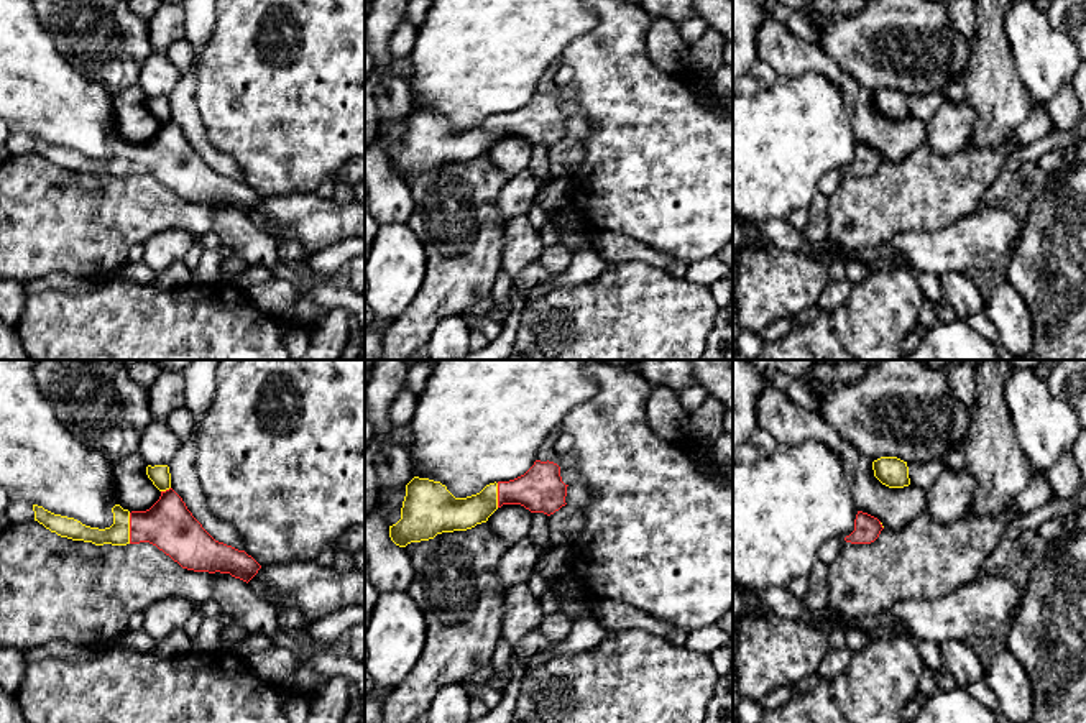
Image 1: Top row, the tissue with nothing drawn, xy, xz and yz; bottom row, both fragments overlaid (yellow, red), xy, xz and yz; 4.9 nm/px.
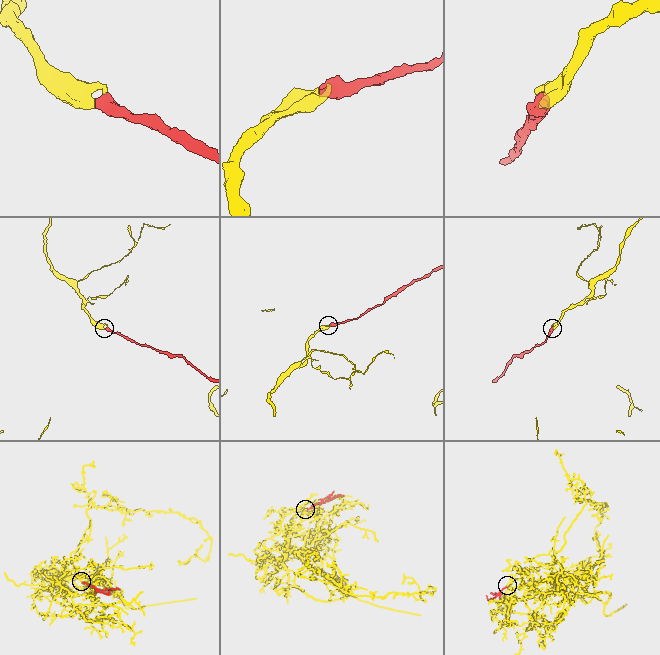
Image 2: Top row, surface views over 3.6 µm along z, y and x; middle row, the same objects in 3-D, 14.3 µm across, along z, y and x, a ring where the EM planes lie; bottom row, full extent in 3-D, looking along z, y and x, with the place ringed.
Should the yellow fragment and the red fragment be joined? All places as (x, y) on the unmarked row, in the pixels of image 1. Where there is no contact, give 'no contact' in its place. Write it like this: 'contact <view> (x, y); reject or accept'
contact xy (128, 160); reject

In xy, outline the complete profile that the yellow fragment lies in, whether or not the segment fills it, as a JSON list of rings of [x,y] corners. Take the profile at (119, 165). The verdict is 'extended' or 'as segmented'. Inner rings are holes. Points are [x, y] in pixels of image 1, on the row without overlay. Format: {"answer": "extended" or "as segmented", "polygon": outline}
{"answer": "as segmented", "polygon": [[[33,136],[35,153],[43,156],[51,164],[72,173],[92,174],[95,177],[112,176],[127,177],[130,176],[130,143],[120,136],[112,140],[113,156],[105,161],[90,159],[81,153],[61,146],[54,146],[43,138]]]}

